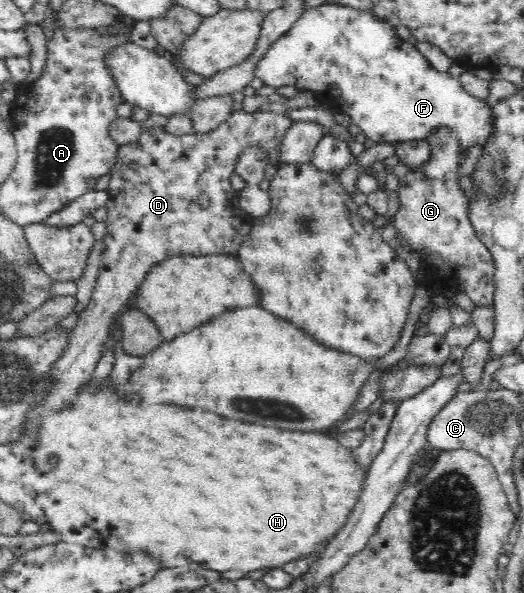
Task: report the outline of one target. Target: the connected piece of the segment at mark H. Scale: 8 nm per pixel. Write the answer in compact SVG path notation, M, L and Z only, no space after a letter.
M92 371L89 374L89 379L84 381L77 391L67 400L66 404L58 407L58 410L50 410L45 415L41 416L40 422L35 428L35 437L31 446L33 474L35 474L34 483L34 501L44 512L45 529L52 531L60 541L67 543L76 543L82 547L93 549L114 549L131 551L136 549L144 549L154 553L154 557L160 557L167 567L186 567L190 569L210 569L224 572L226 570L242 568L246 572L258 570L262 568L276 568L282 566L286 561L298 556L308 556L308 550L312 550L312 546L316 546L316 542L320 538L324 538L324 534L328 534L328 530L332 530L332 526L342 526L346 520L347 514L351 511L352 506L358 500L360 485L364 480L365 474L357 467L357 464L351 459L349 449L341 445L336 439L327 437L320 431L312 430L290 430L284 427L272 428L272 426L264 426L264 424L256 424L256 422L244 422L238 418L222 418L220 414L212 414L210 410L204 410L200 406L184 406L184 404L170 404L170 402L148 402L144 400L144 395L134 391L128 393L126 387L120 387L112 381L112 371L106 374L106 379L100 384L96 384L96 372Z

